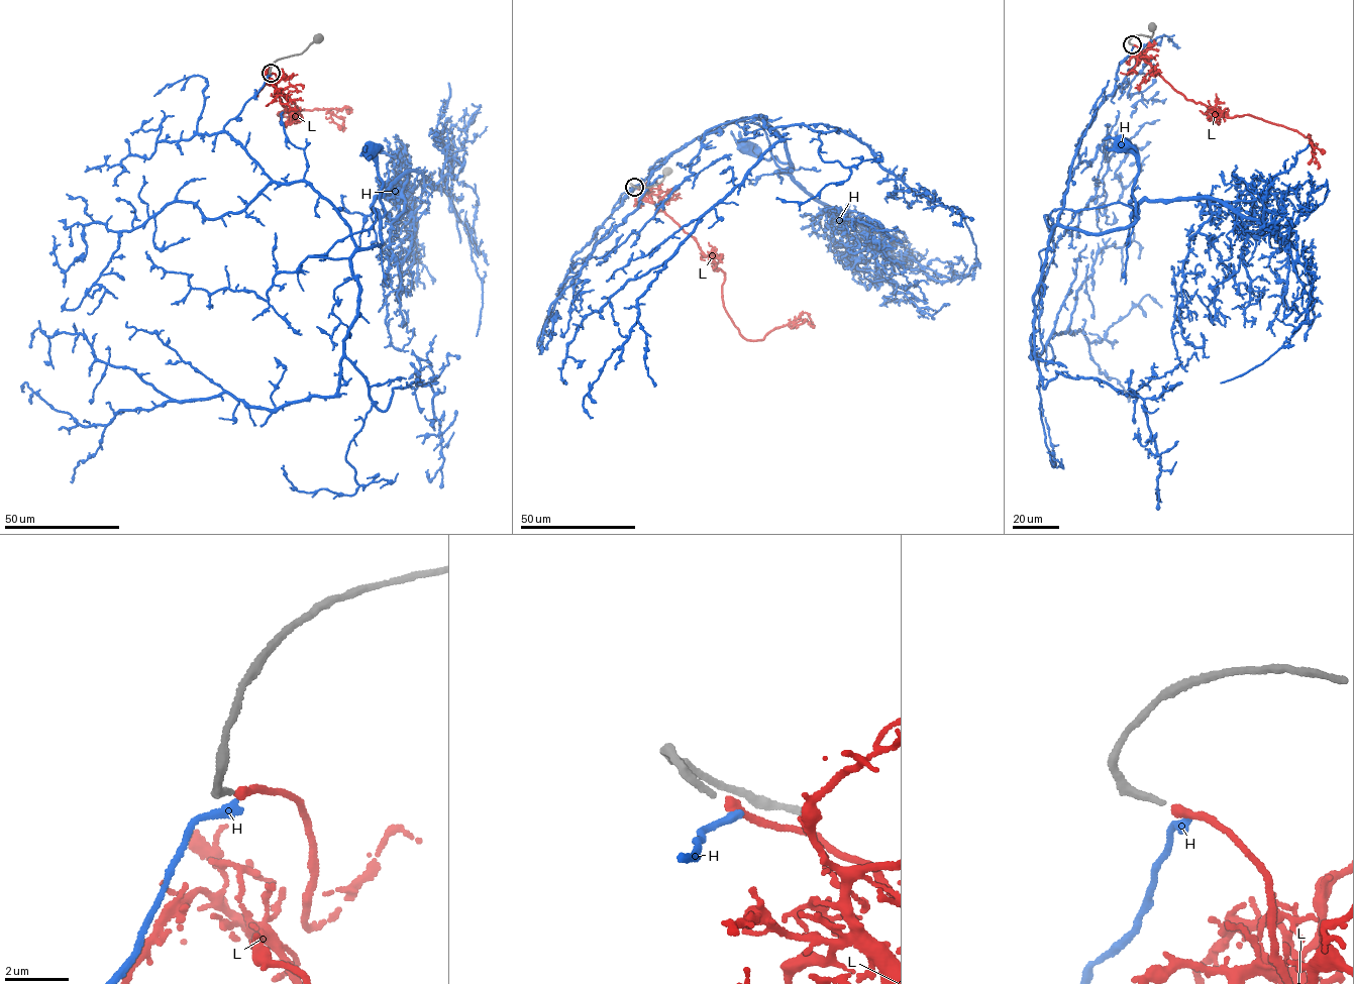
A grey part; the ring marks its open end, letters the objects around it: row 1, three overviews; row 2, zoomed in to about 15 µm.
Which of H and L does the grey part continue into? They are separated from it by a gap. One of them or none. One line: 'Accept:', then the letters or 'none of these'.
Accept: L

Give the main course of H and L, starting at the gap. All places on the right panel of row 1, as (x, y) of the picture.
H: (1133, 45), (1076, 144), (1059, 223), (1099, 233), (1137, 219), (1138, 164), (1123, 145)
L: (1133, 44), (1187, 99), (1226, 117), (1250, 114), (1306, 137), (1310, 134), (1315, 148), (1325, 151)

